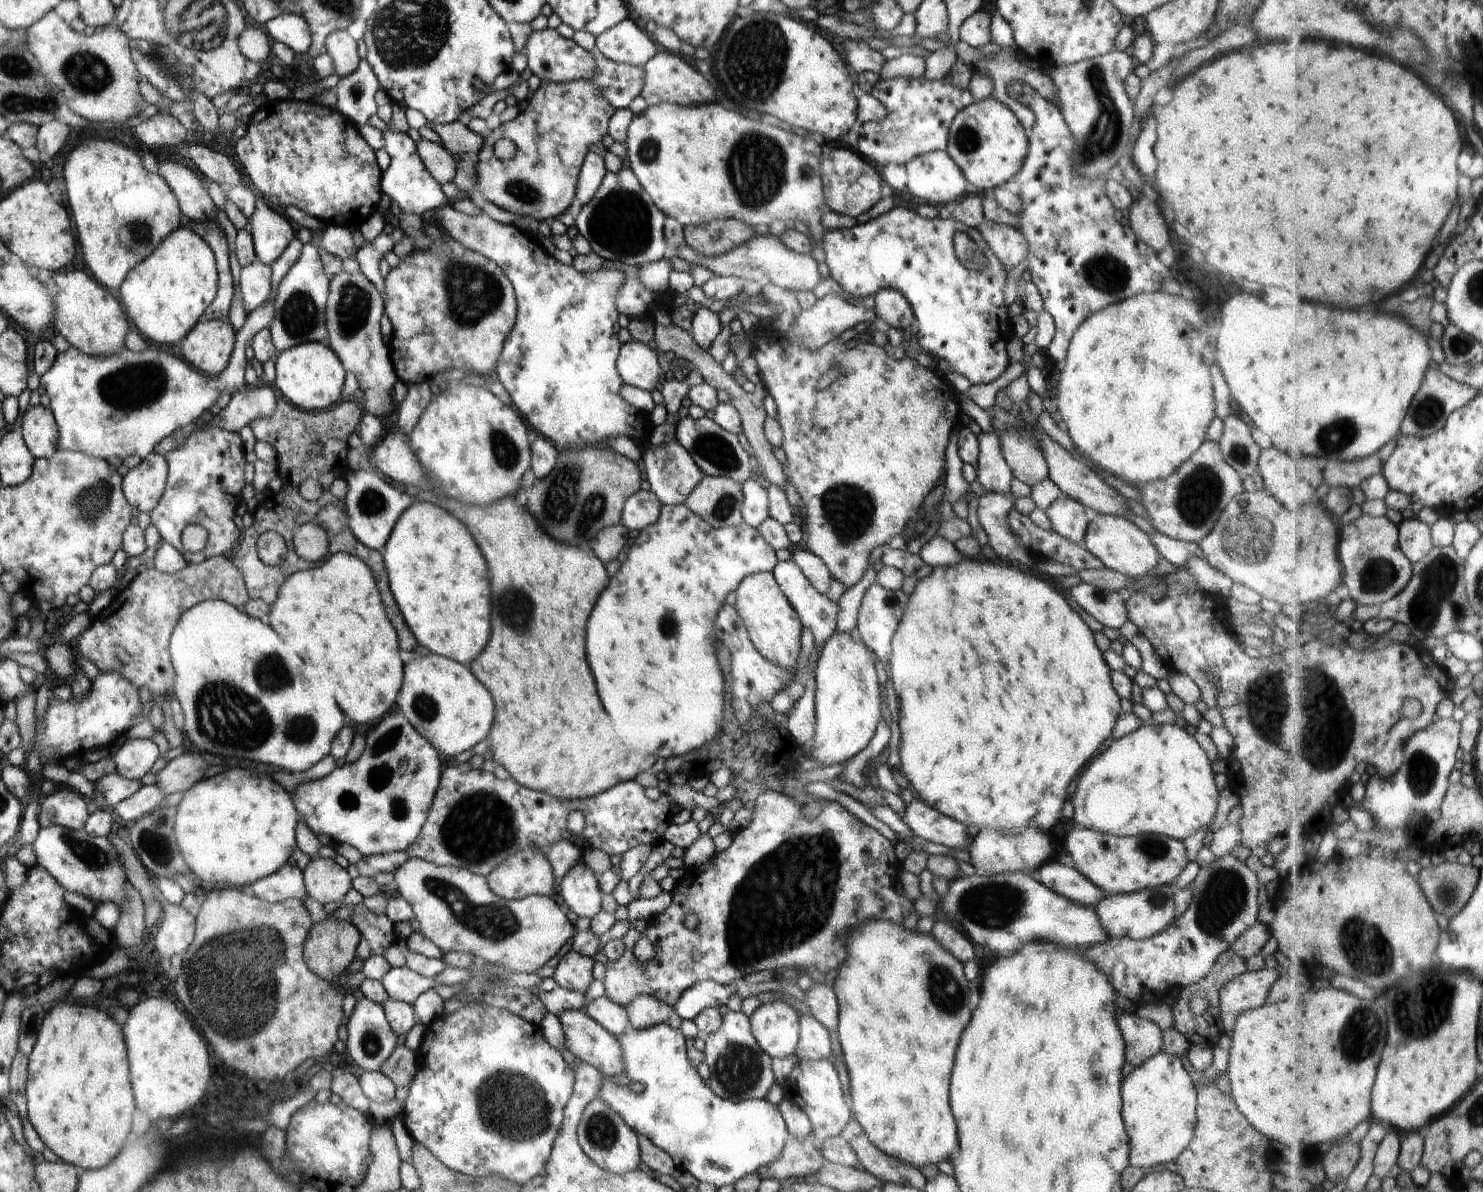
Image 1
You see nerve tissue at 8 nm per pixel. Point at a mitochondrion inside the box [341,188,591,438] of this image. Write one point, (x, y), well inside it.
(472, 290)

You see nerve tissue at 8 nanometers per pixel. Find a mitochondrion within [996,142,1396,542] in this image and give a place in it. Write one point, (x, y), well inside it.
(1199, 496)

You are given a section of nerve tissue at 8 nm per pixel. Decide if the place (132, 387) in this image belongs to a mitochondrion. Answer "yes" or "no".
yes

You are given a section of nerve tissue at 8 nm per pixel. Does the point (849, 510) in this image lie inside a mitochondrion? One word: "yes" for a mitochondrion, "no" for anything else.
yes

